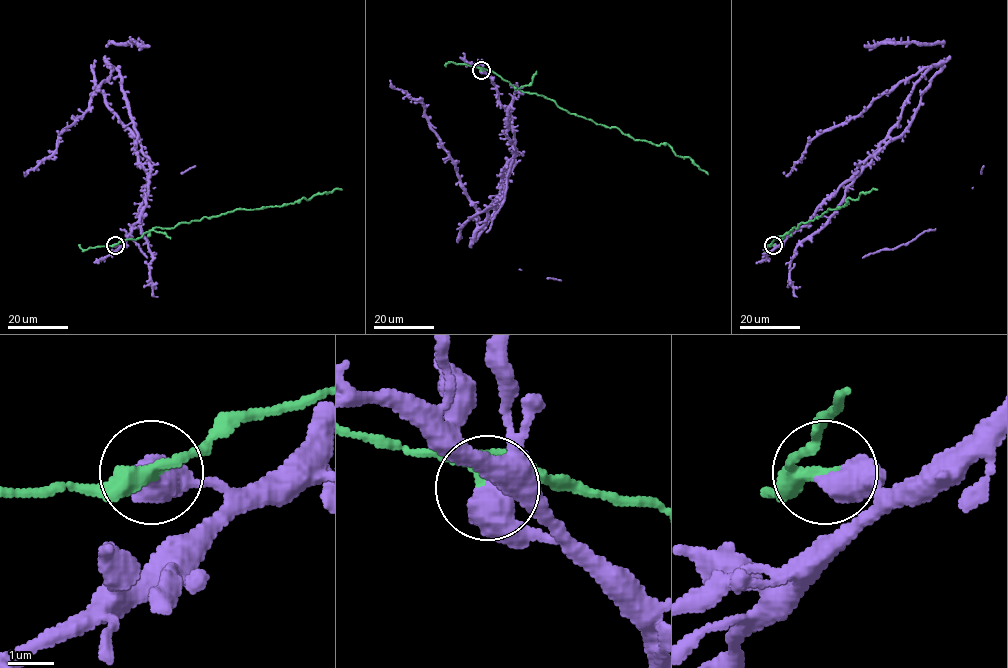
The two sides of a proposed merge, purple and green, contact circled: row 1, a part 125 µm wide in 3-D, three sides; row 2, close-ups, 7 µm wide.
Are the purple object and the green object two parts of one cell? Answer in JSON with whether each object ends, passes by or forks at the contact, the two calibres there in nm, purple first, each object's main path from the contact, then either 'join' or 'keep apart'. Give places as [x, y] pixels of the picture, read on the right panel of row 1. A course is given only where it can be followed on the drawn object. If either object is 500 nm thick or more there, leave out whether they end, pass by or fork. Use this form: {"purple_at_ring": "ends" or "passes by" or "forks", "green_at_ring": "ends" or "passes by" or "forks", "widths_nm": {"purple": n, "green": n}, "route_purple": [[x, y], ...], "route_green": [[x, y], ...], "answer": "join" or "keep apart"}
{"widths_nm": {"purple": 650, "green": 320}, "route_purple": [[773, 244], [804, 226], [871, 161], [930, 67], [822, 131], [783, 172]], "route_green": [[772, 244], [801, 223], [843, 206], [850, 198], [856, 199], [861, 193], [877, 190]], "answer": "keep apart"}

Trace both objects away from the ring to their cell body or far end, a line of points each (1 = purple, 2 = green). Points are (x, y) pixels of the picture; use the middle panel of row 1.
1: (480, 70), (511, 117), (514, 156), (479, 227), (476, 208), (425, 107), (390, 80)
2: (480, 69), (494, 72), (521, 90), (552, 99), (570, 114), (617, 127), (635, 140), (667, 144), (708, 174)

